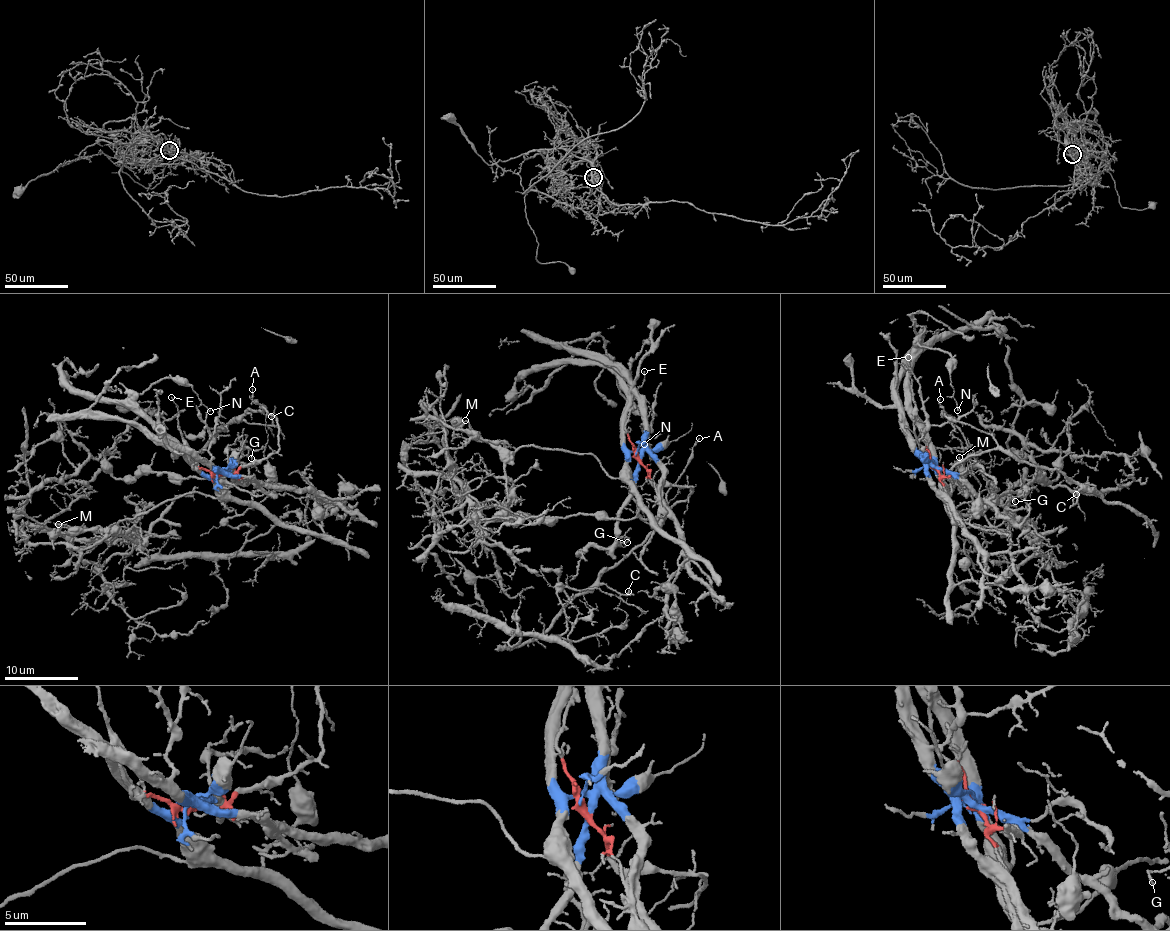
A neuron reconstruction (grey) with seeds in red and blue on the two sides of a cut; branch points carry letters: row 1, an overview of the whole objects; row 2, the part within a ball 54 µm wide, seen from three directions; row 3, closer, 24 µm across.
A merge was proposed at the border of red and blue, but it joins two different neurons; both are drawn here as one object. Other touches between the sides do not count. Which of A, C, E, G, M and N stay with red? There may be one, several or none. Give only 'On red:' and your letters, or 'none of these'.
On red: A, C, E

